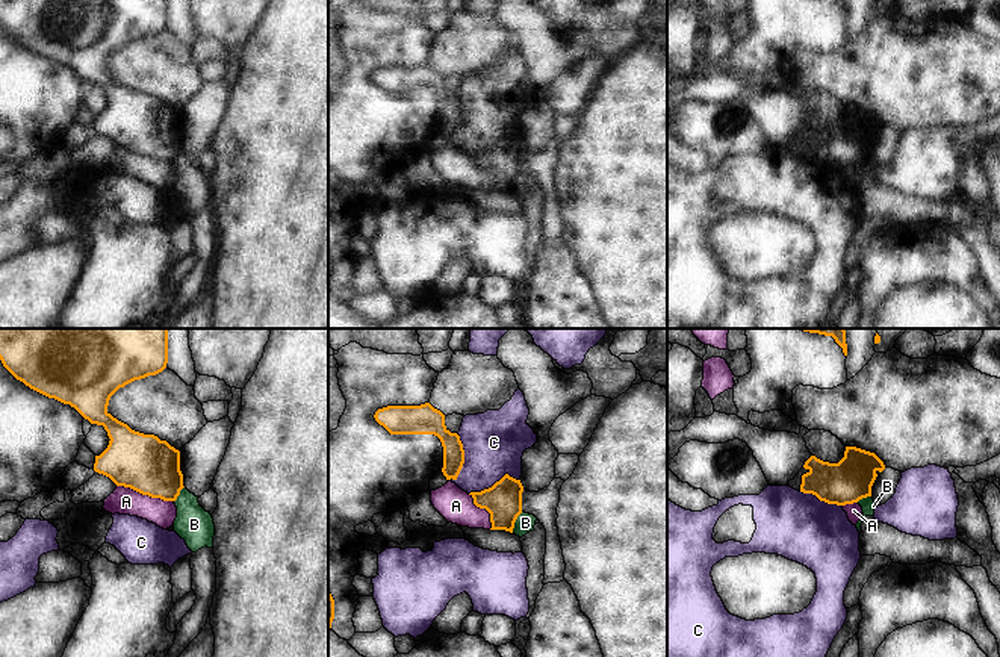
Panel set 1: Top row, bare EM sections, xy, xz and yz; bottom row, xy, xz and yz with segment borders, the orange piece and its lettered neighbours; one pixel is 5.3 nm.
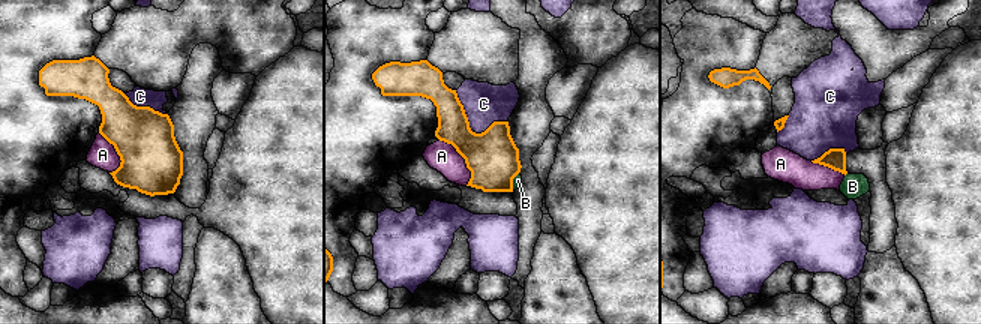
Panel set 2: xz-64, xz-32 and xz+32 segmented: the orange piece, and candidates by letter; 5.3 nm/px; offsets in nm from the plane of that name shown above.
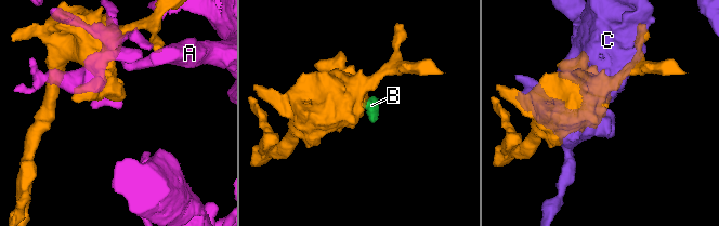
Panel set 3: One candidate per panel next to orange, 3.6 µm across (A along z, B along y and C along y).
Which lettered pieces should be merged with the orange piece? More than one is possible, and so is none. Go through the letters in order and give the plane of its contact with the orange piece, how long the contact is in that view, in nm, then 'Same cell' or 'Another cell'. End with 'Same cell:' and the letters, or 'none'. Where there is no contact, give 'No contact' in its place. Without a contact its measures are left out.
A: Touches orange in xy. Shared border 320 nm. Another cell
B: Touches orange in xz. Shared border 130 nm. Another cell
C: Touches orange in xz. Shared border 260 nm. Another cell
Same cell: none

